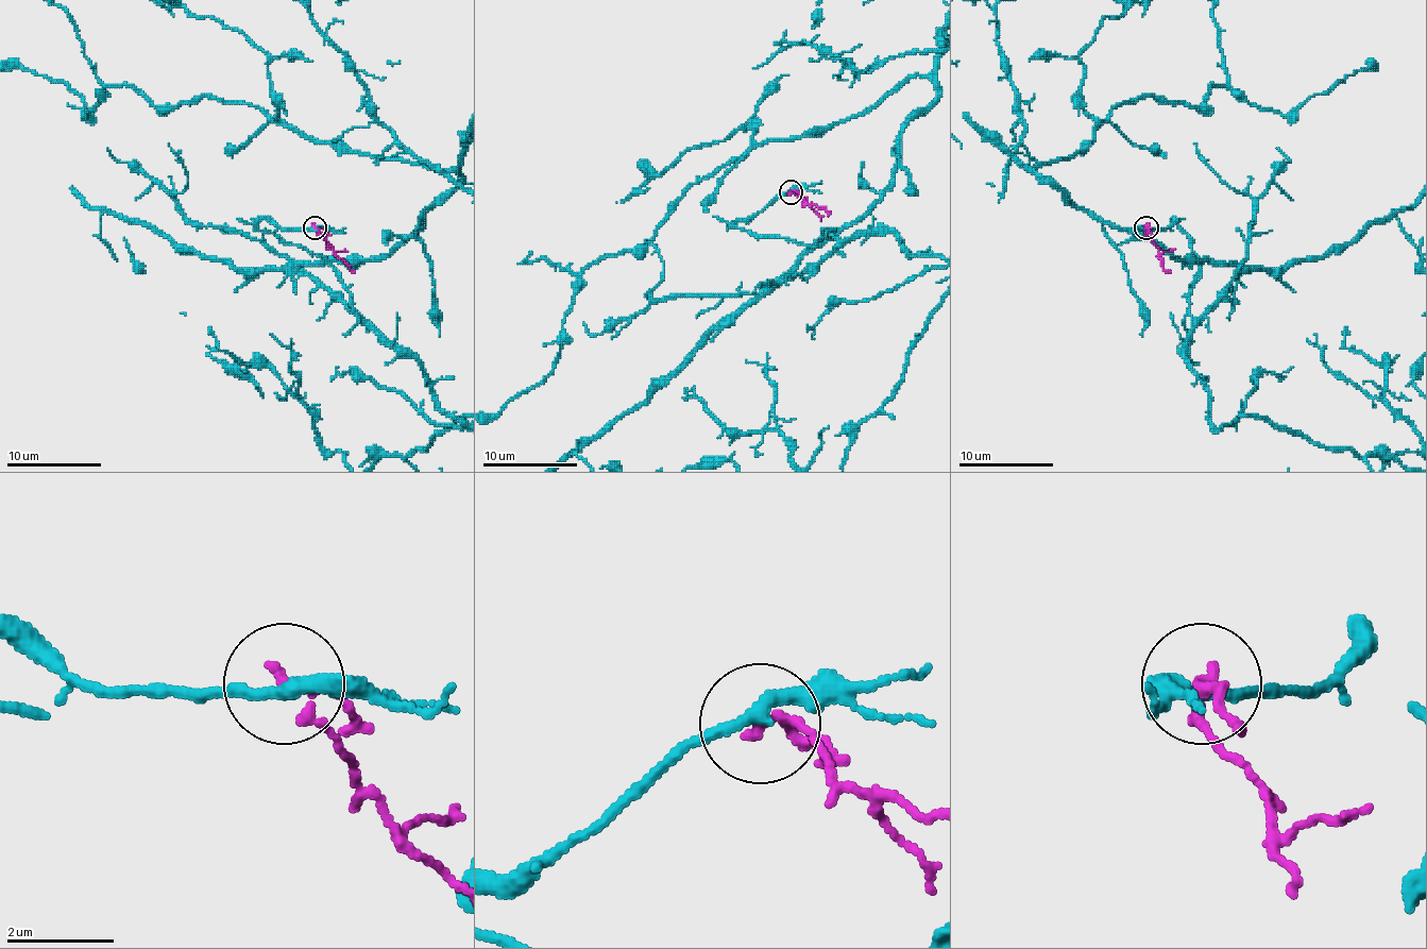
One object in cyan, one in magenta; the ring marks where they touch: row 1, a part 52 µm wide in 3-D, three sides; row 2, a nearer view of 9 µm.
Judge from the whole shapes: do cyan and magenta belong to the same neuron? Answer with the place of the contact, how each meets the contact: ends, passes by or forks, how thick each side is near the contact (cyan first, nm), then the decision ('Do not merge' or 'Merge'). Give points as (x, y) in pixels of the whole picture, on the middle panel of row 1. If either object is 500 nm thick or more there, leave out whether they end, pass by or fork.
Place: (791, 192). At the ring cyan passes by. At the ring magenta passes by. Thickness 260 nm (cyan) against 160 nm. Do not merge

